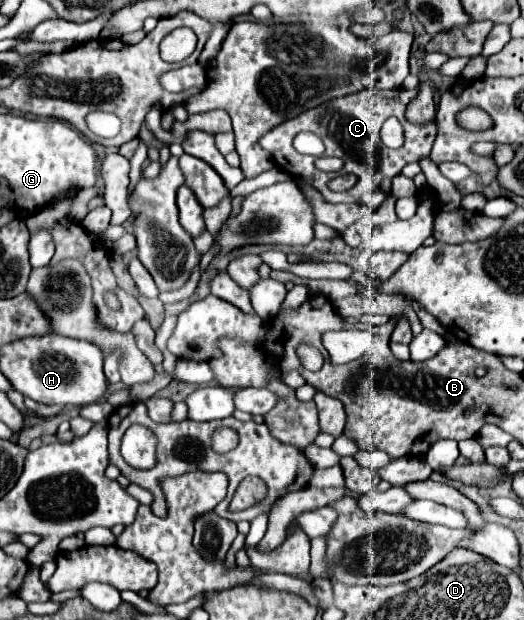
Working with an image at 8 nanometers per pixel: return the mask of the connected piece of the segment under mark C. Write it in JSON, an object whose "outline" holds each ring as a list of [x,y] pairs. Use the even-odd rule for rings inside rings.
{"outline":[[[395,88],[395,90],[361,90],[343,98],[335,98],[329,100],[317,108],[311,108],[309,112],[303,112],[297,118],[291,118],[283,124],[279,124],[277,128],[273,128],[271,132],[267,132],[259,144],[271,152],[277,168],[281,168],[283,172],[291,174],[293,178],[313,178],[313,186],[317,190],[321,190],[321,194],[325,196],[327,202],[333,204],[359,204],[359,206],[369,206],[369,208],[377,208],[383,204],[383,200],[389,196],[391,192],[391,180],[403,170],[405,164],[409,162],[417,162],[421,156],[429,156],[433,140],[437,136],[437,124],[433,122],[425,122],[425,124],[413,124],[405,118],[407,112],[407,104],[411,102],[411,98],[417,94],[417,90],[403,90],[403,88]],[[395,116],[399,118],[399,122],[405,128],[405,144],[397,150],[387,148],[381,138],[379,138],[379,130],[381,124],[389,118]],[[301,130],[313,130],[315,134],[319,134],[325,142],[325,156],[337,156],[341,160],[345,160],[343,170],[327,174],[327,172],[319,172],[315,170],[313,162],[315,156],[303,156],[297,154],[291,146],[293,138],[297,132]],[[341,174],[355,174],[359,180],[357,184],[347,190],[347,192],[331,192],[325,182],[329,182],[335,176]]]}

